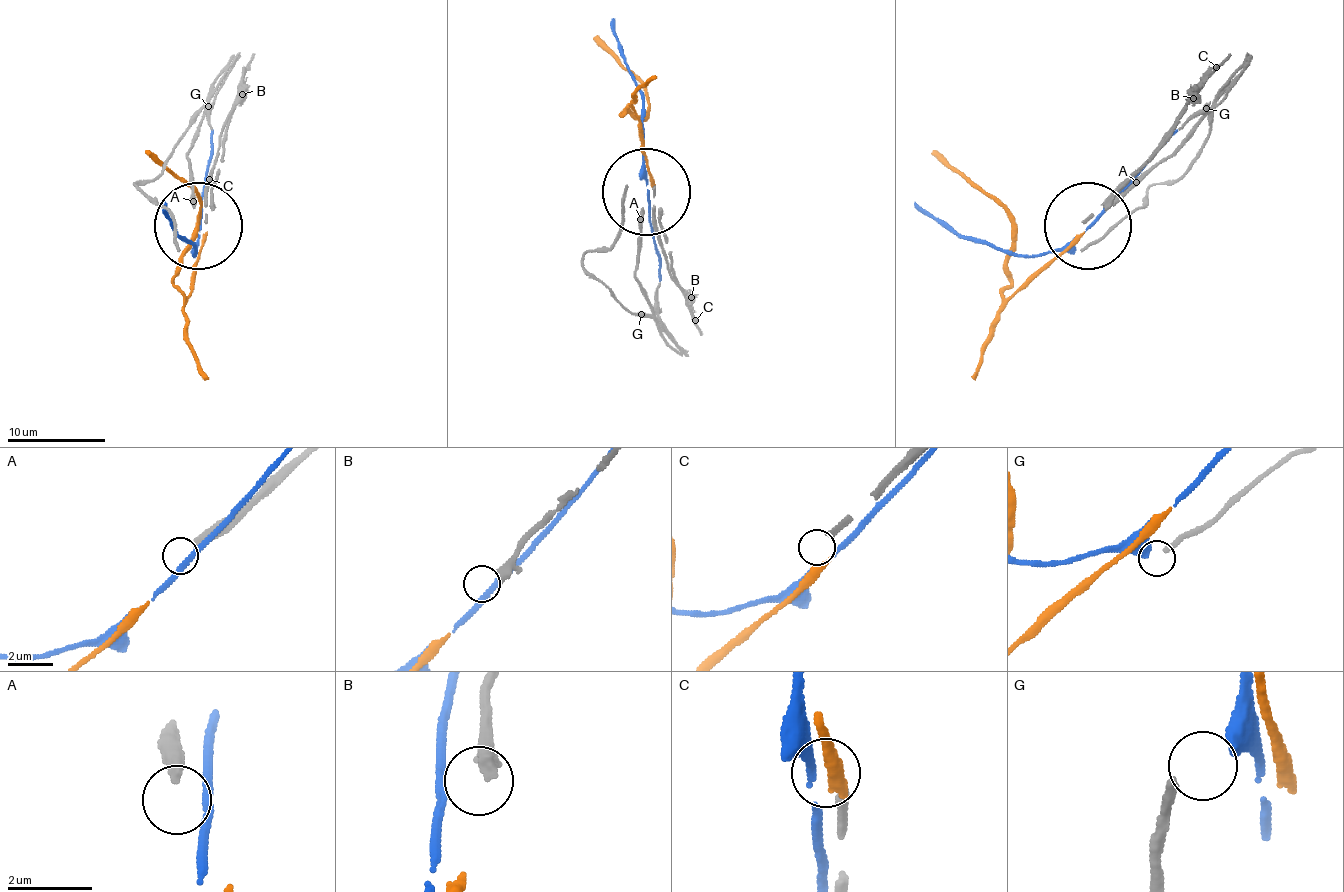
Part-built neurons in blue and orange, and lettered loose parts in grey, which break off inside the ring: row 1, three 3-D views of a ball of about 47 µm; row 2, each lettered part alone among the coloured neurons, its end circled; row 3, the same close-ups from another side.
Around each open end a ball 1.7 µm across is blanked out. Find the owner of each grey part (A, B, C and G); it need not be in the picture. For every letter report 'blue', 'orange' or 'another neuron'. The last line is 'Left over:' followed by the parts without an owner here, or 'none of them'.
A: another neuron
B: another neuron
C: another neuron
G: blue
Left over: A, B, C

